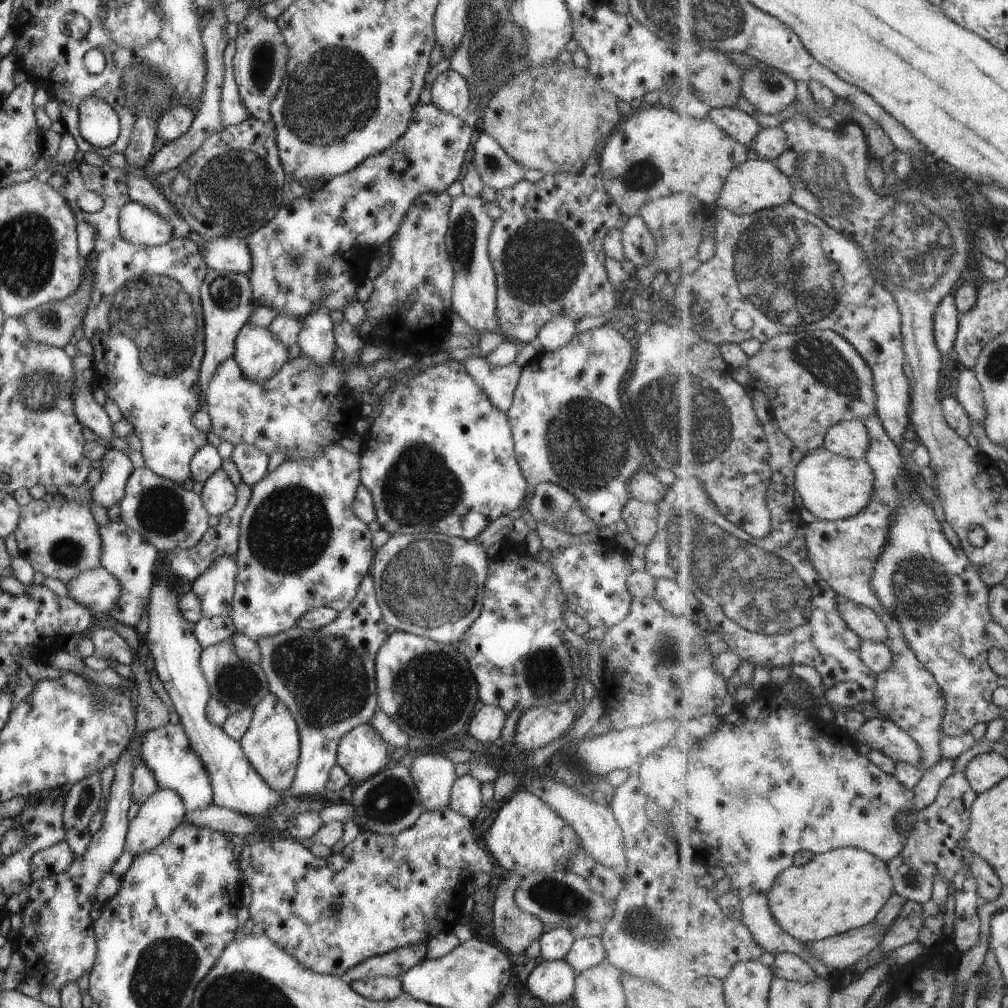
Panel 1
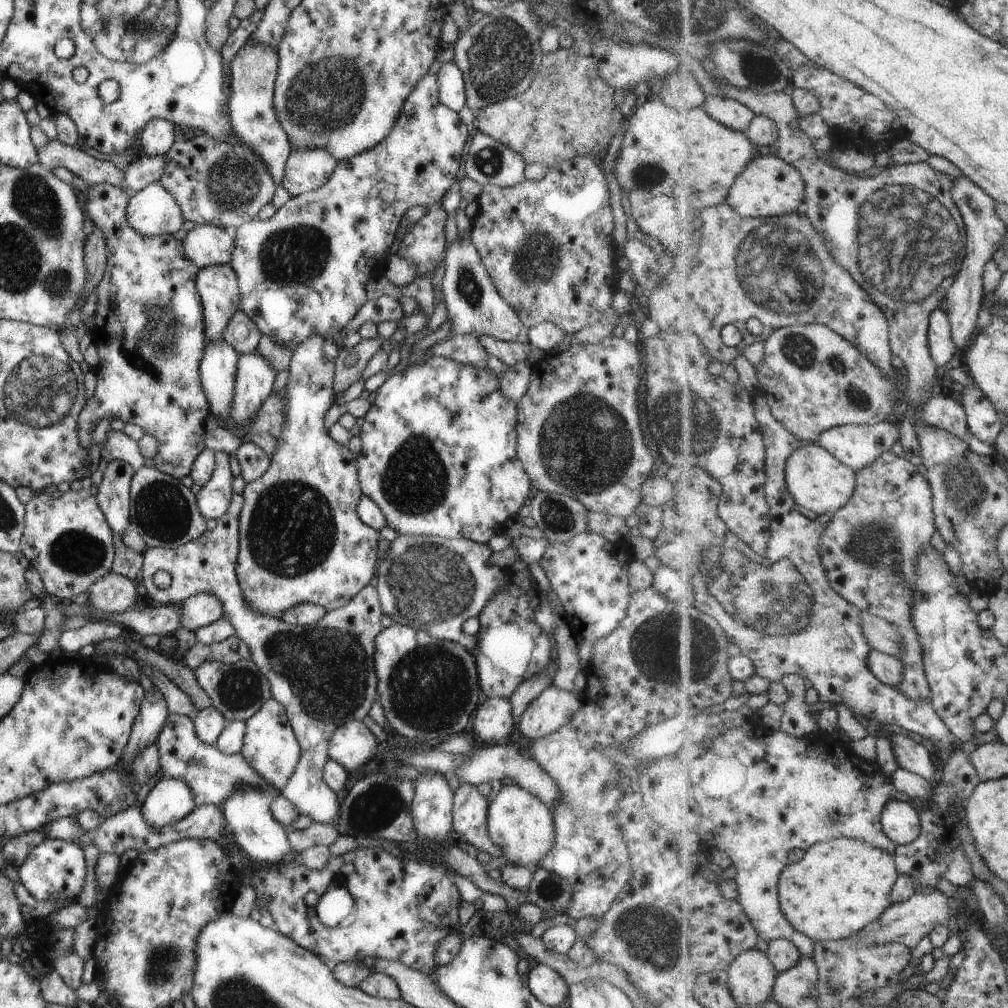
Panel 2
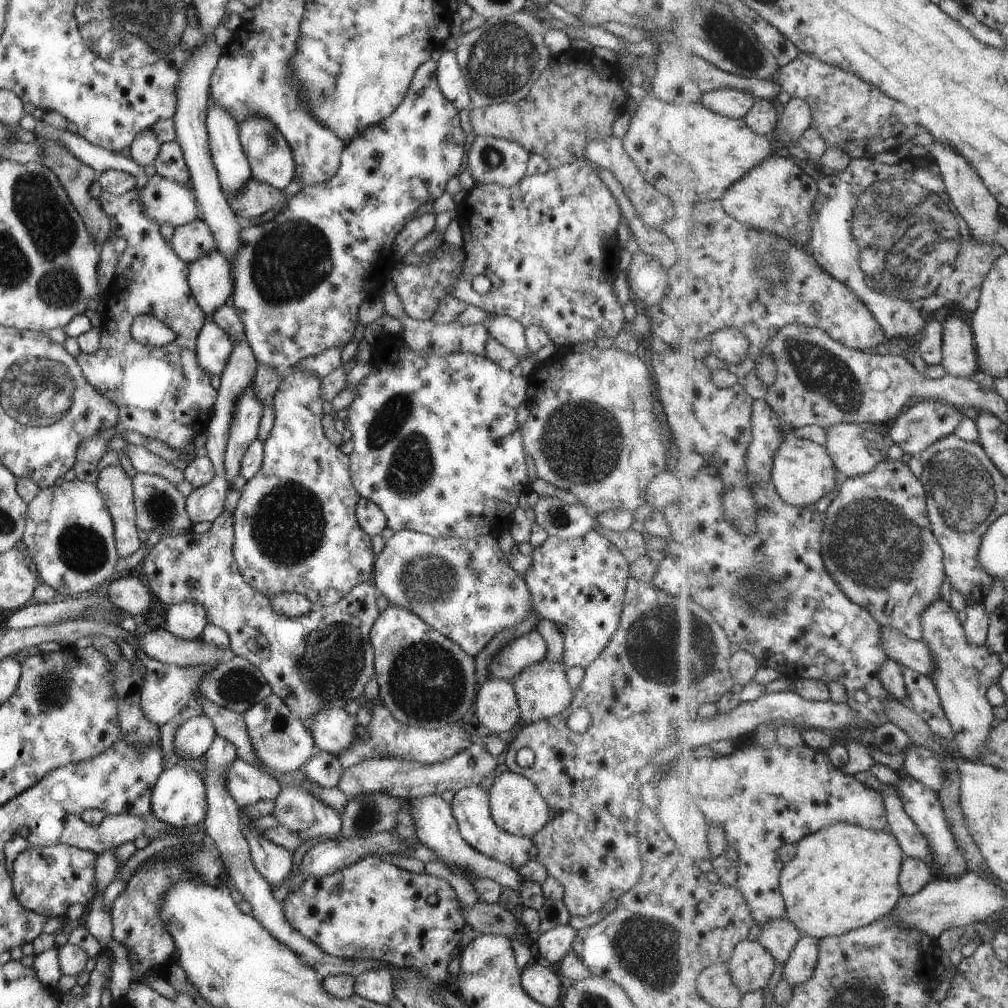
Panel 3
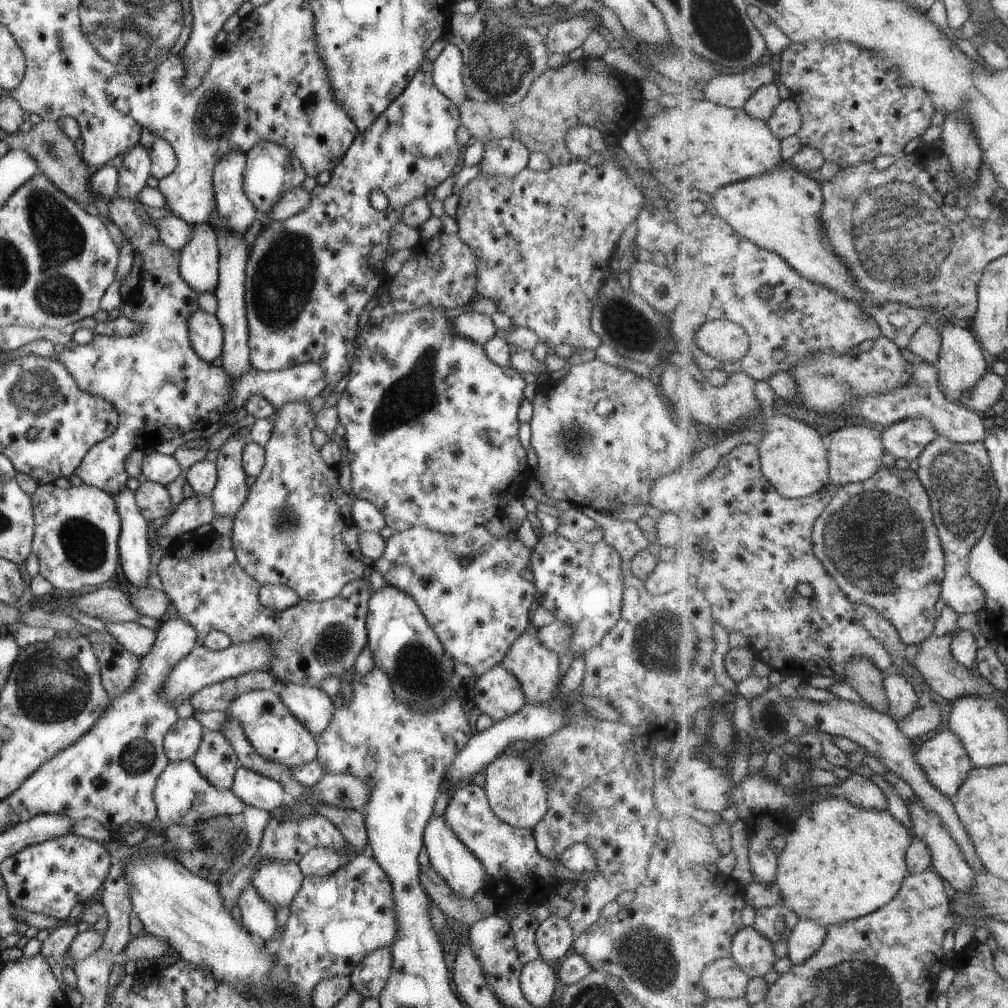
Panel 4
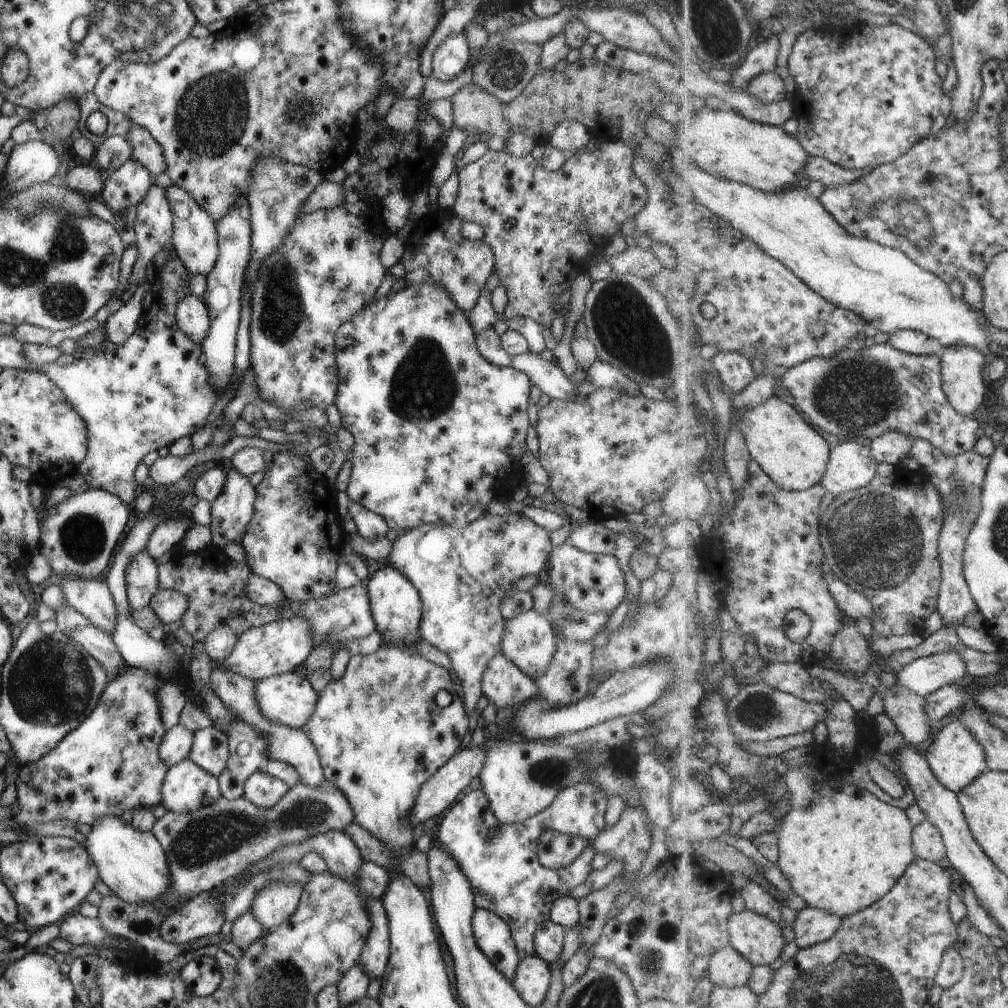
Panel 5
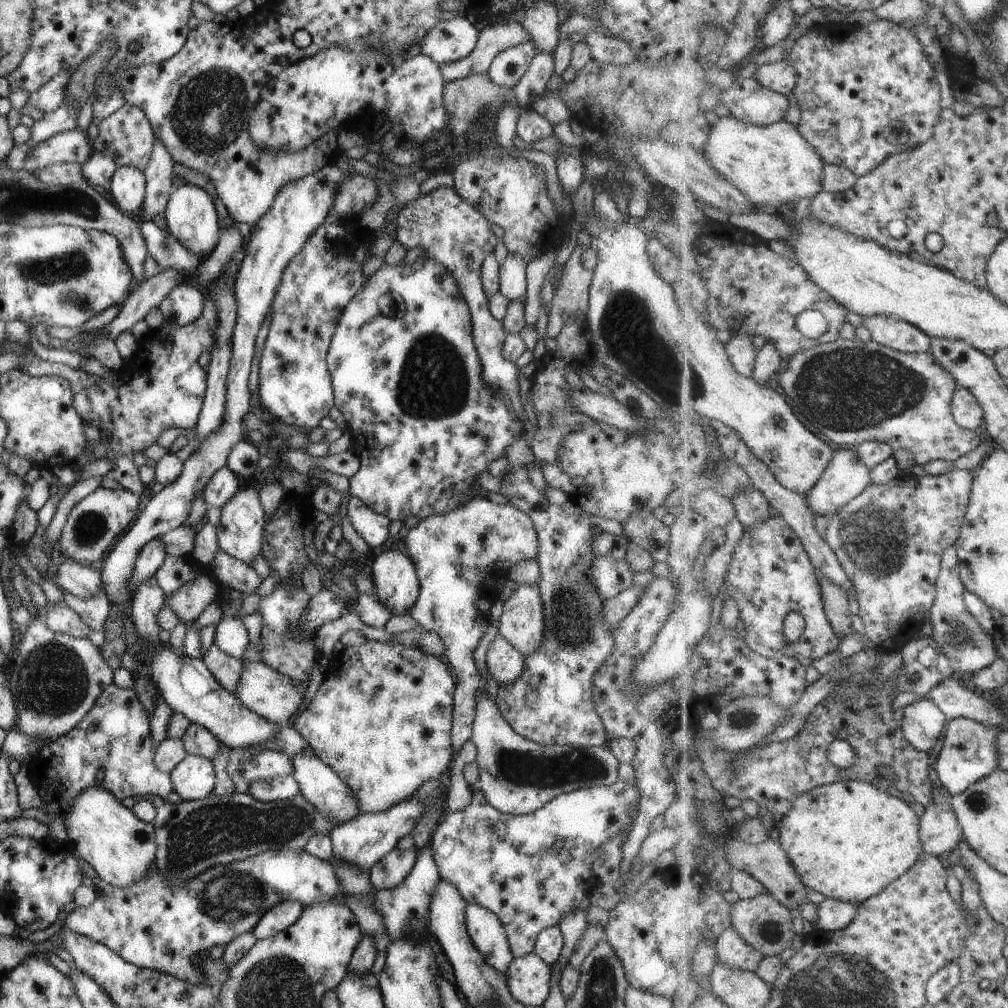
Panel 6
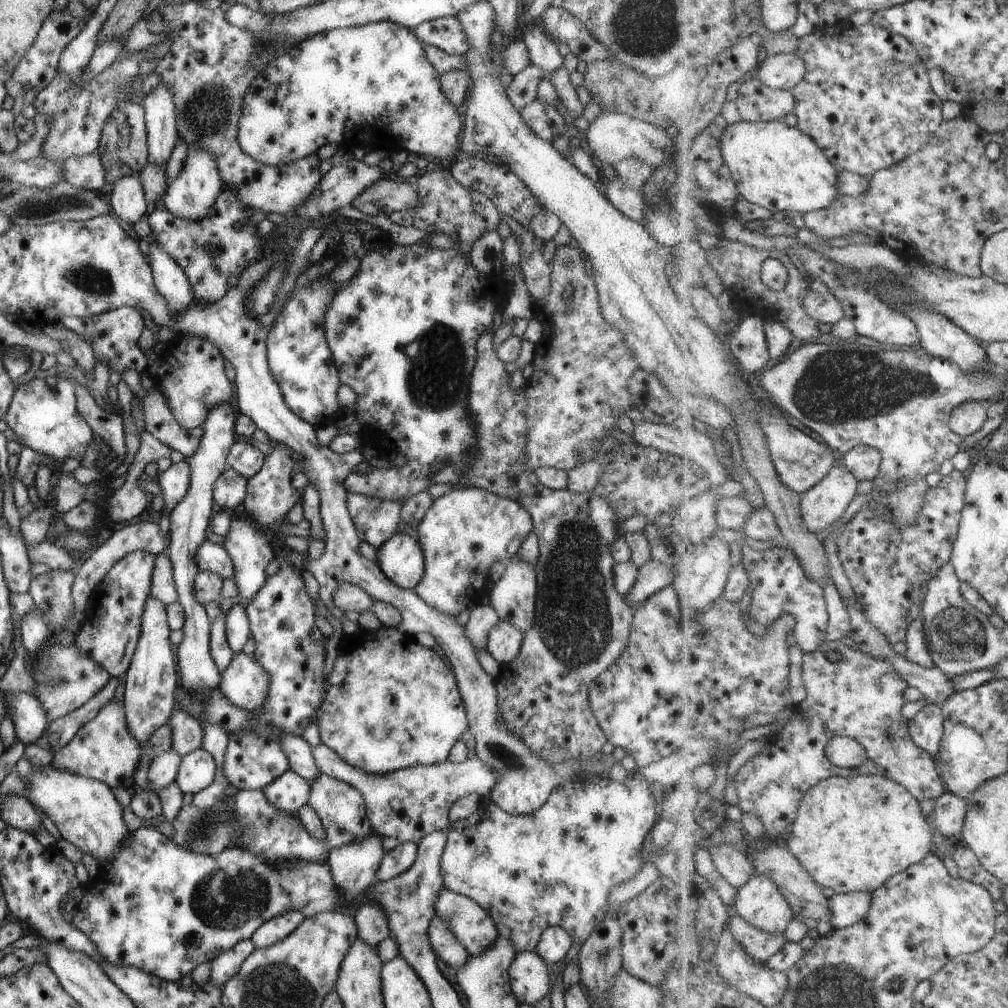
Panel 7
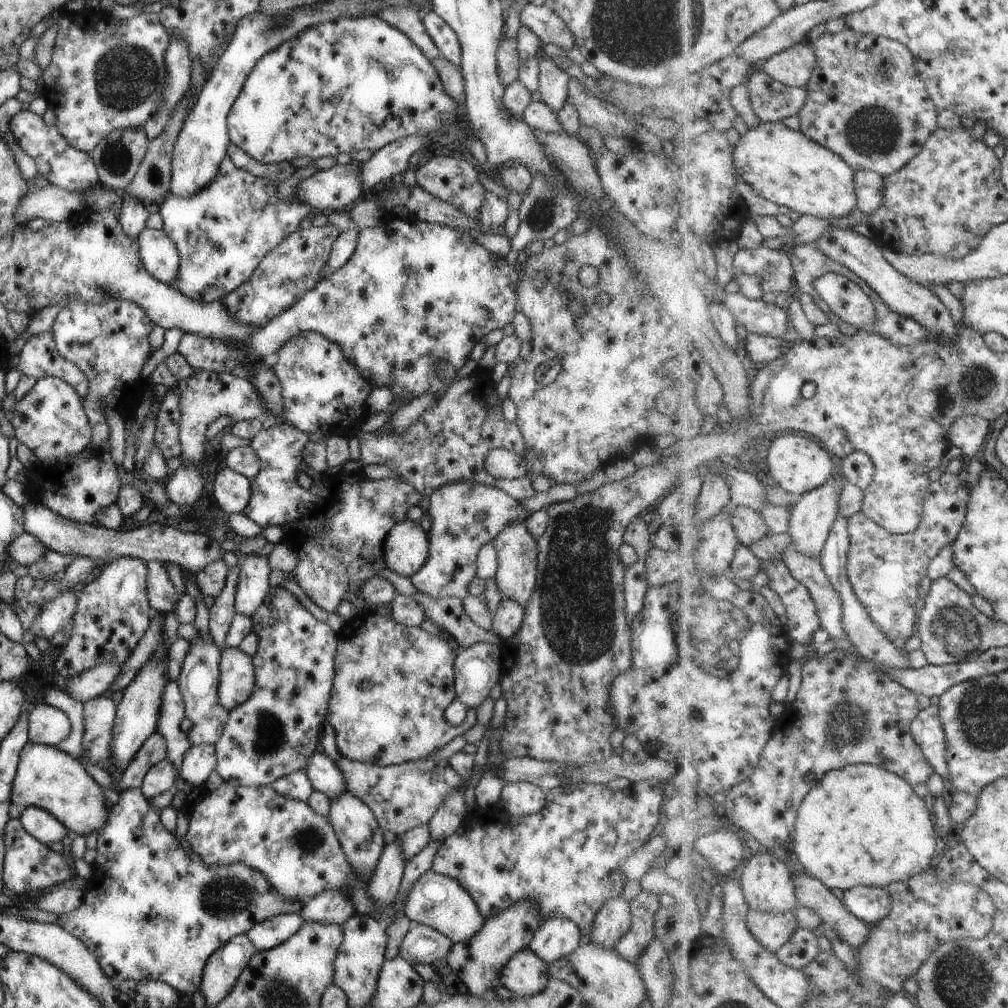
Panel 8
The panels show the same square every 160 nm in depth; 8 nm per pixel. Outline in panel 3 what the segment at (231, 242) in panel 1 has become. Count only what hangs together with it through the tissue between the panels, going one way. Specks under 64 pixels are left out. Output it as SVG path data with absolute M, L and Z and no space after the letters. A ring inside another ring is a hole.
M201 218L176 226L173 229L169 244L173 252L187 264L216 250L211 231Z

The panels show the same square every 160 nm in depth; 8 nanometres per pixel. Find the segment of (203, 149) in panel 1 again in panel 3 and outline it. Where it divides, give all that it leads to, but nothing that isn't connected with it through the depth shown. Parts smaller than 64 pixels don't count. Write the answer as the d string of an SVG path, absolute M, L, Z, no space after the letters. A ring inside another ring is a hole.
M176 140L160 144L152 164L155 168L155 174L167 180L183 183L193 190L190 186L190 176L184 163L181 147ZM250 176L243 185L240 194L237 193L232 198L227 197L226 201L237 218L244 216L250 219L263 214L269 209L279 212L283 204L286 204L281 193L283 193L282 190L257 182Z

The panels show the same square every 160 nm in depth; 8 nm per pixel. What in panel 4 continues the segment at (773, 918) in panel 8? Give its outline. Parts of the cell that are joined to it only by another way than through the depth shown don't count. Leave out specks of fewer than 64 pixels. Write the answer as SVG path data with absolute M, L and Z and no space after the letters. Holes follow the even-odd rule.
M733 958L720 959L706 967L703 987L708 999L733 999L746 996L751 978Z

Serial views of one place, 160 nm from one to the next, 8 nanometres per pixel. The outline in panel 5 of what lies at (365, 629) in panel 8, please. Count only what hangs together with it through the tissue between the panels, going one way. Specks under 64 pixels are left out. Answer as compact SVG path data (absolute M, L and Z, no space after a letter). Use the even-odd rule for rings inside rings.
M381 644L371 654L355 654L355 656L350 656L345 669L346 671L344 671L338 680L330 680L324 686L323 690L316 692L317 700L315 700L315 708L311 710L311 716L307 718L307 722L300 727L300 730L303 730L303 734L309 738L309 742L315 748L325 779L331 782L331 786L335 786L343 794L343 798L347 800L355 824L359 824L368 834L379 838L379 841L382 841L385 846L389 846L391 850L405 852L409 846L414 845L412 828L411 826L407 826L407 820L405 820L407 818L407 812L413 808L413 802L415 802L415 796L417 796L419 788L466 743L468 737L467 717L465 716L465 712L463 712L461 700L456 695L457 690L453 686L449 672L445 668L441 668L441 666L424 660L417 653L413 652L411 654L411 652L405 651L401 647L395 646L395 644ZM441 689L452 695L449 705L442 708L435 705L433 701L433 695L437 690Z

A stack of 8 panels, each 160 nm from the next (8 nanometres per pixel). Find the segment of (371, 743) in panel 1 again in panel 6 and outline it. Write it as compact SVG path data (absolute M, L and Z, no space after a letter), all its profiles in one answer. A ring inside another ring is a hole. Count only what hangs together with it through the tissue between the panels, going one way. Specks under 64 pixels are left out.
M260 661L241 662L241 674L237 678L233 694L242 706L250 712L265 718L268 722L284 725L287 720L295 716L299 704L303 702L303 694L307 688L307 682L291 682L283 674L264 666Z

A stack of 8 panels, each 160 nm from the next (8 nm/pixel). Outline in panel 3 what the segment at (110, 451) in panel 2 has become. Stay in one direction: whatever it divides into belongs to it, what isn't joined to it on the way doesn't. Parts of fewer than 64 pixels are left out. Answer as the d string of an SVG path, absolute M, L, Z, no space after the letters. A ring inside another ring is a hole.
M127 443L123 454L126 464L132 465L137 473L159 475L174 485L184 480L182 471L173 468L170 462L151 454L143 445Z

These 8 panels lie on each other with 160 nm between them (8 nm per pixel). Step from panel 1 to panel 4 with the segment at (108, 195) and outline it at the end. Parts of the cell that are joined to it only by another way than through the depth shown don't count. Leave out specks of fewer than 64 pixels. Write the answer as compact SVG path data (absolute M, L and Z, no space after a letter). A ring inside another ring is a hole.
M114 196L108 200L107 208L111 221L119 227L122 234L126 235L134 252L141 256L137 285L125 300L120 300L123 303L120 316L125 316L131 322L137 322L139 324L137 332L125 337L94 334L92 340L84 346L69 340L57 355L61 366L65 366L67 374L73 378L79 390L85 394L93 394L95 398L101 398L117 414L115 430L91 446L83 456L79 467L73 472L83 485L97 488L111 496L119 494L117 490L123 490L126 487L128 476L124 468L125 459L133 450L143 452L146 448L153 448L157 442L179 438L189 431L208 428L221 420L229 410L242 407L247 396L251 394L261 396L263 400L273 404L273 410L279 410L287 402L307 402L320 392L325 392L323 370L319 370L317 362L303 362L299 366L269 372L249 368L241 372L237 378L231 378L231 374L227 374L222 367L201 361L195 355L187 338L187 316L198 310L198 293L192 290L179 275L180 251L168 248L159 240L157 226L155 226L157 222L145 212L143 205L136 198Z

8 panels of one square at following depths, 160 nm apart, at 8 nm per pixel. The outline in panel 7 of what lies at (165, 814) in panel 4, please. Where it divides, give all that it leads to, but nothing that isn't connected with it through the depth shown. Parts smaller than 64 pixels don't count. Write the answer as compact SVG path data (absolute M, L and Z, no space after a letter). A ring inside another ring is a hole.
M197 748L180 758L174 782L181 793L193 795L209 786L217 773L218 767L211 754Z

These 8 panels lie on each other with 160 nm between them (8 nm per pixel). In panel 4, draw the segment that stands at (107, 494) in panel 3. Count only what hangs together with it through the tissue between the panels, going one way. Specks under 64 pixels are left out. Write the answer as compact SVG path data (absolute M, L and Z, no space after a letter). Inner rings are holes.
M126 487L117 492L119 494L113 494L111 498L121 522L117 540L118 558L123 576L131 585L130 592L133 592L148 586L147 580L154 569L150 564L147 521L138 512L134 492Z

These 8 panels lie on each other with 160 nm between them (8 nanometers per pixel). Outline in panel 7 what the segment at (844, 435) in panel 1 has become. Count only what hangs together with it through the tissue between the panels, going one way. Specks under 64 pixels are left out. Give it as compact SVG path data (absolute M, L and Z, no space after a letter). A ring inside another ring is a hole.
M836 465L831 473L814 489L809 490L807 493L802 493L801 498L801 509L802 518L805 528L815 534L826 529L829 532L837 520L841 518L842 514L847 512L847 508L851 506L853 498L858 494L858 487L860 482L847 468L843 465Z

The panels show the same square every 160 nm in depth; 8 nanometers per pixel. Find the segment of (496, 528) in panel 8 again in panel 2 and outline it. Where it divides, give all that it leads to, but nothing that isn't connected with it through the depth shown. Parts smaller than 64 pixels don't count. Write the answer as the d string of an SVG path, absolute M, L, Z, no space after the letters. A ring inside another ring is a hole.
M398 535L375 565L375 586L382 614L398 625L426 632L437 640L460 644L470 652L477 640L479 611L509 581L507 569L495 565L495 558L490 564L492 554L487 543L469 539Z

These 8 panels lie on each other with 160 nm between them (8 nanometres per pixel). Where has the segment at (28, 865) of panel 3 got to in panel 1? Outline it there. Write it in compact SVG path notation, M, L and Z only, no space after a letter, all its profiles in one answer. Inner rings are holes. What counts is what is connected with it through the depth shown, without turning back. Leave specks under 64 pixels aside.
M64 839L55 842L52 846L40 849L31 856L29 862L29 880L37 882L49 874L59 874L67 869L74 860L73 852Z

